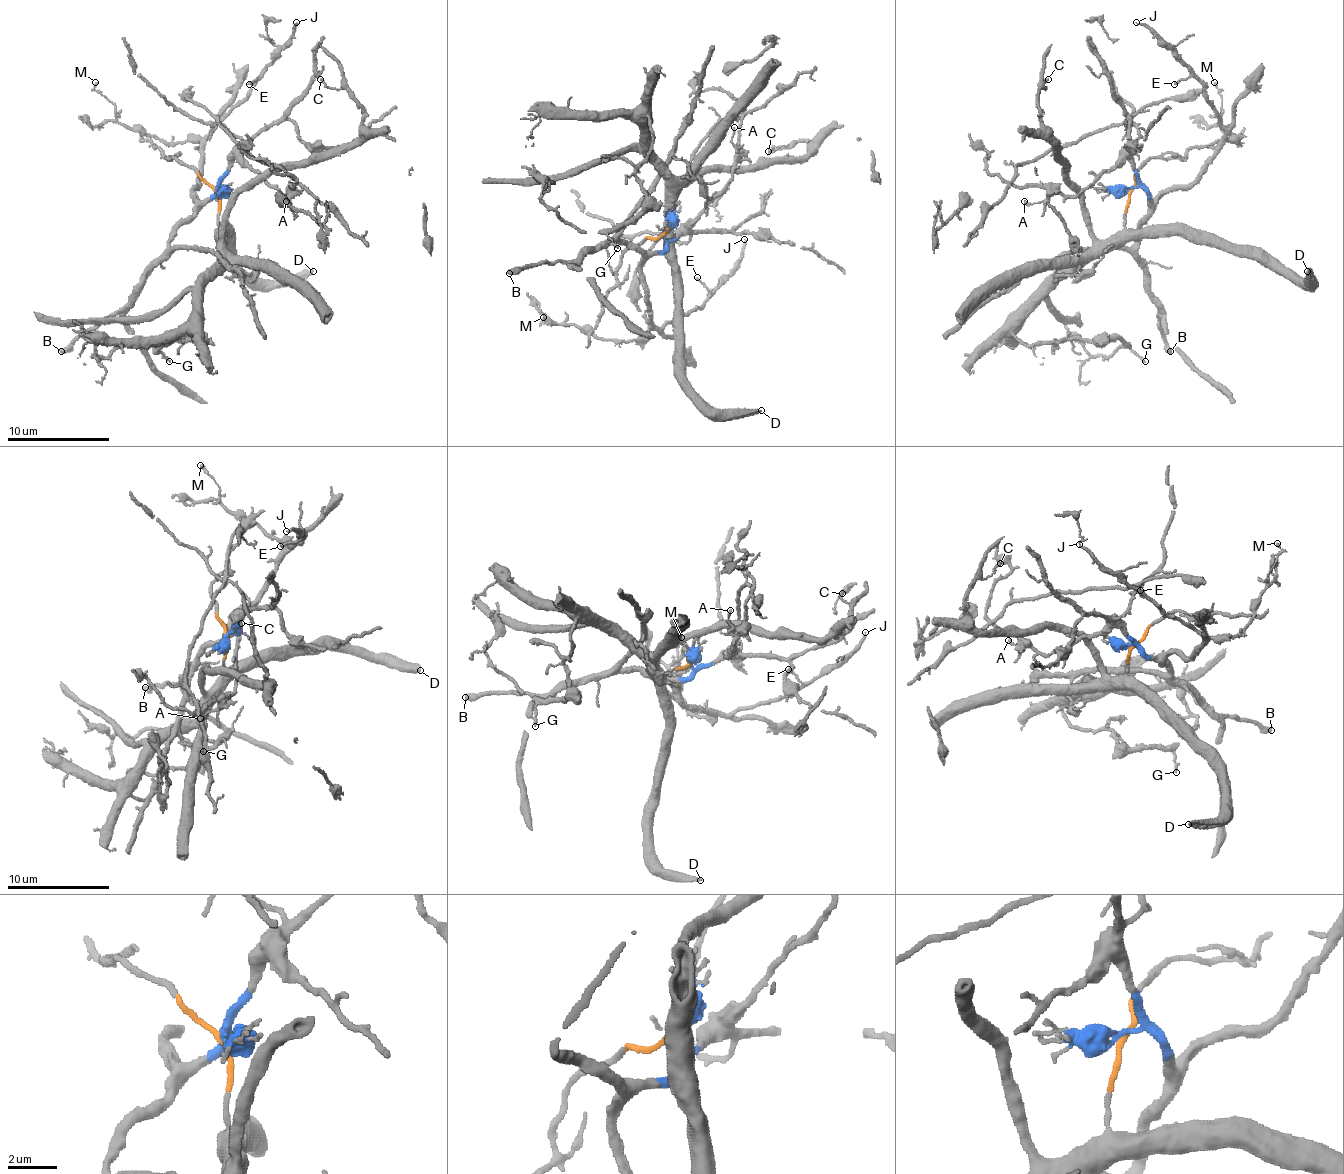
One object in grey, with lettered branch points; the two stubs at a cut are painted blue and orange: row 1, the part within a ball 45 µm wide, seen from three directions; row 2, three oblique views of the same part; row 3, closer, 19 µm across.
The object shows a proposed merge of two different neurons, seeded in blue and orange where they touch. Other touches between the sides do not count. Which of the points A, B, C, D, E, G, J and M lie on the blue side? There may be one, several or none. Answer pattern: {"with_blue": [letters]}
{"with_blue": ["A", "B", "E", "J", "M"]}

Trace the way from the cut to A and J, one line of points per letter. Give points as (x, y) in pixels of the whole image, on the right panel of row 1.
A: (1130, 188), (1138, 183), (1138, 175), (1125, 157), (1076, 196), (1051, 193), (1038, 203), (1025, 201)
J: (1130, 188), (1145, 191), (1153, 201), (1163, 193), (1186, 188), (1225, 132), (1199, 80), (1153, 34), (1135, 22)

